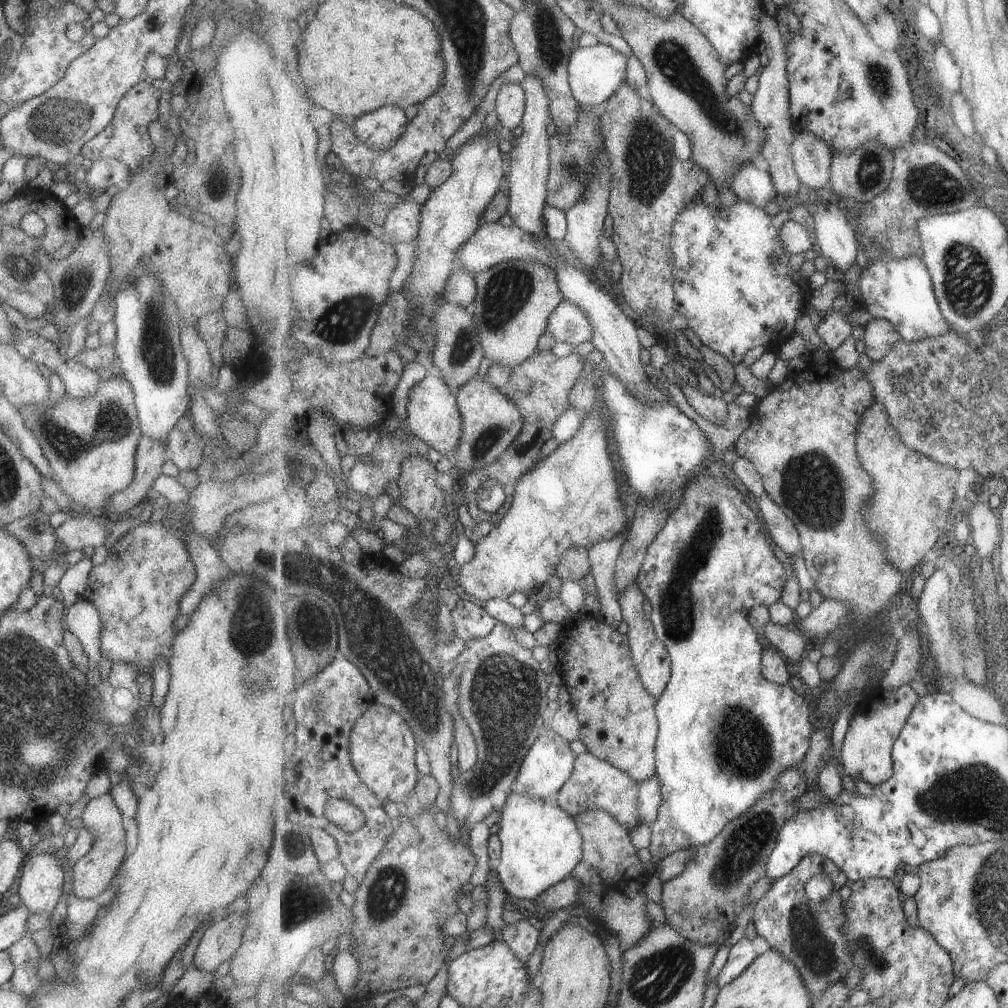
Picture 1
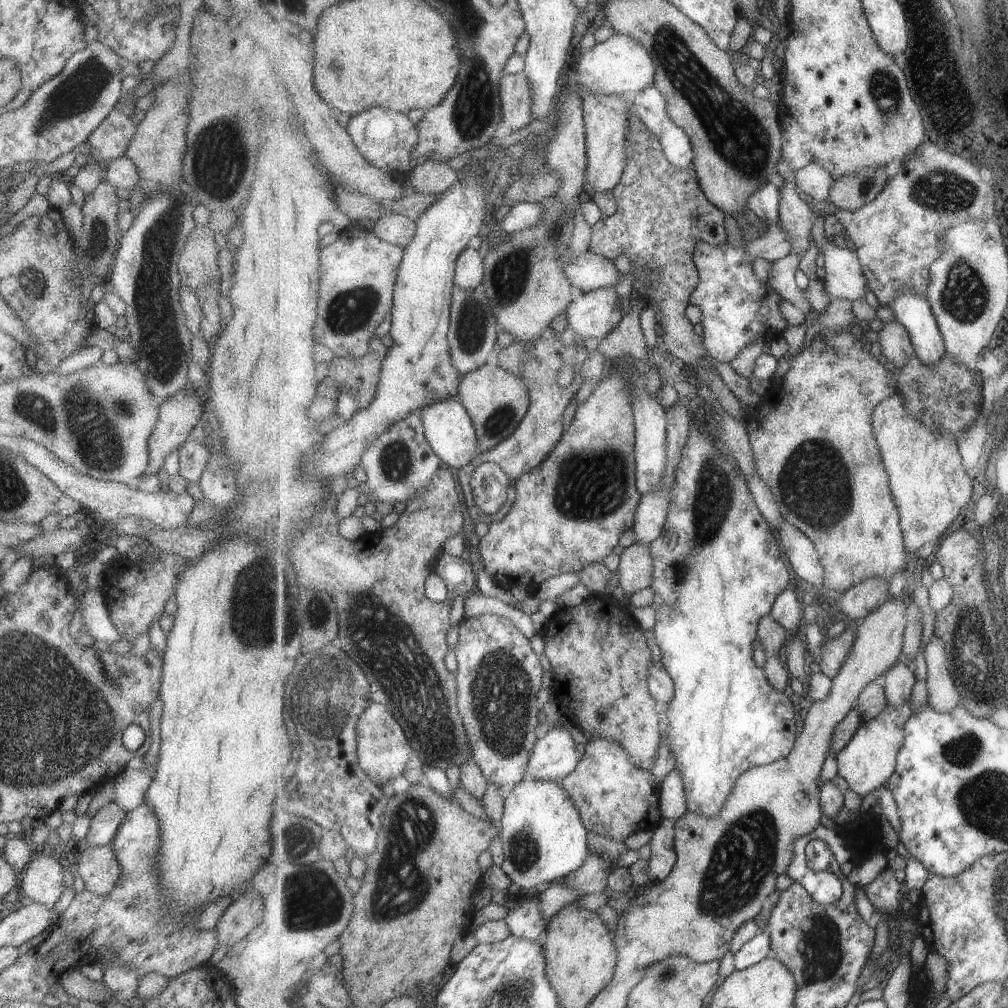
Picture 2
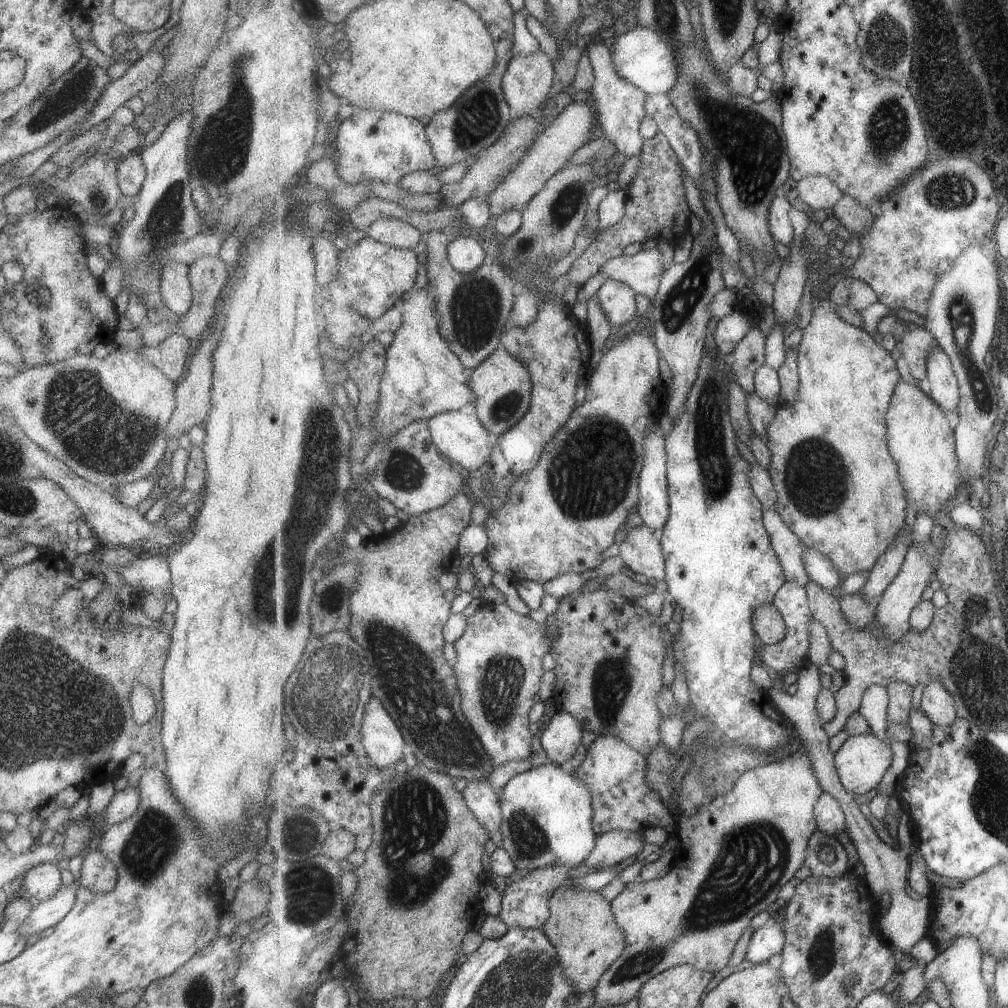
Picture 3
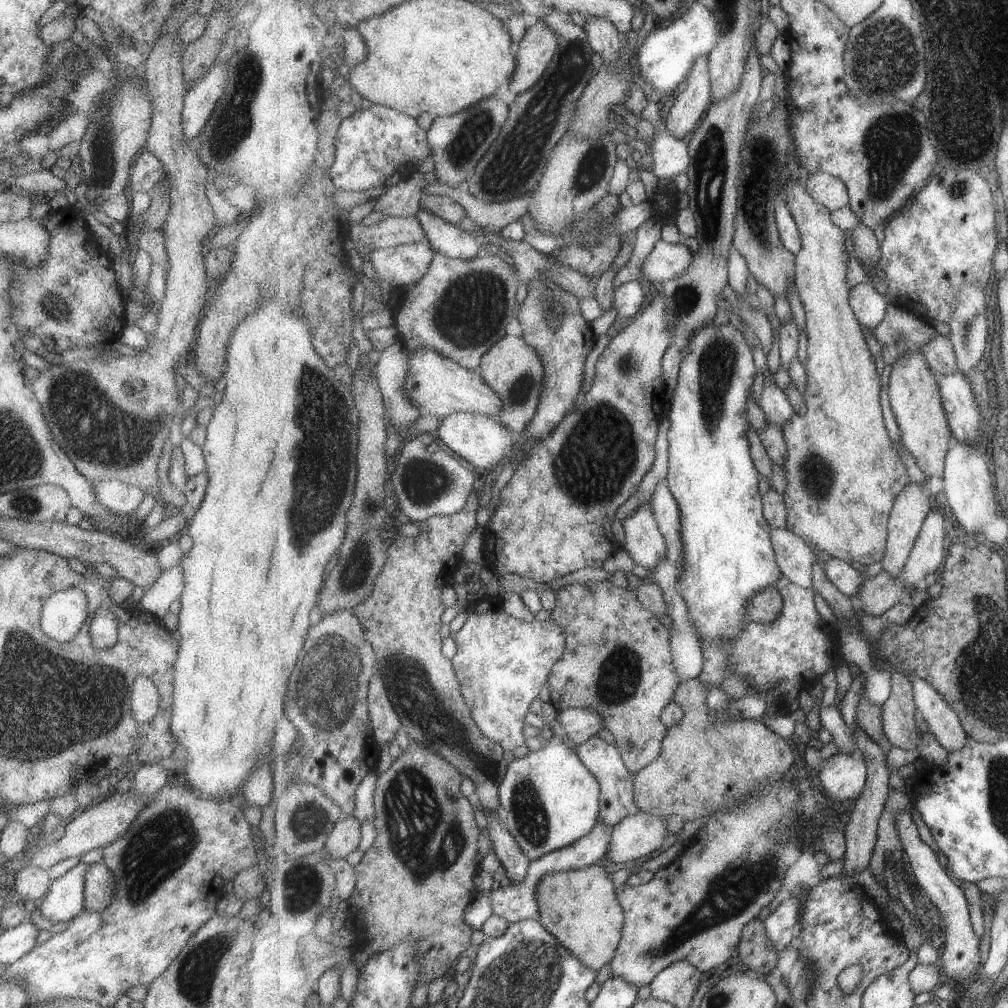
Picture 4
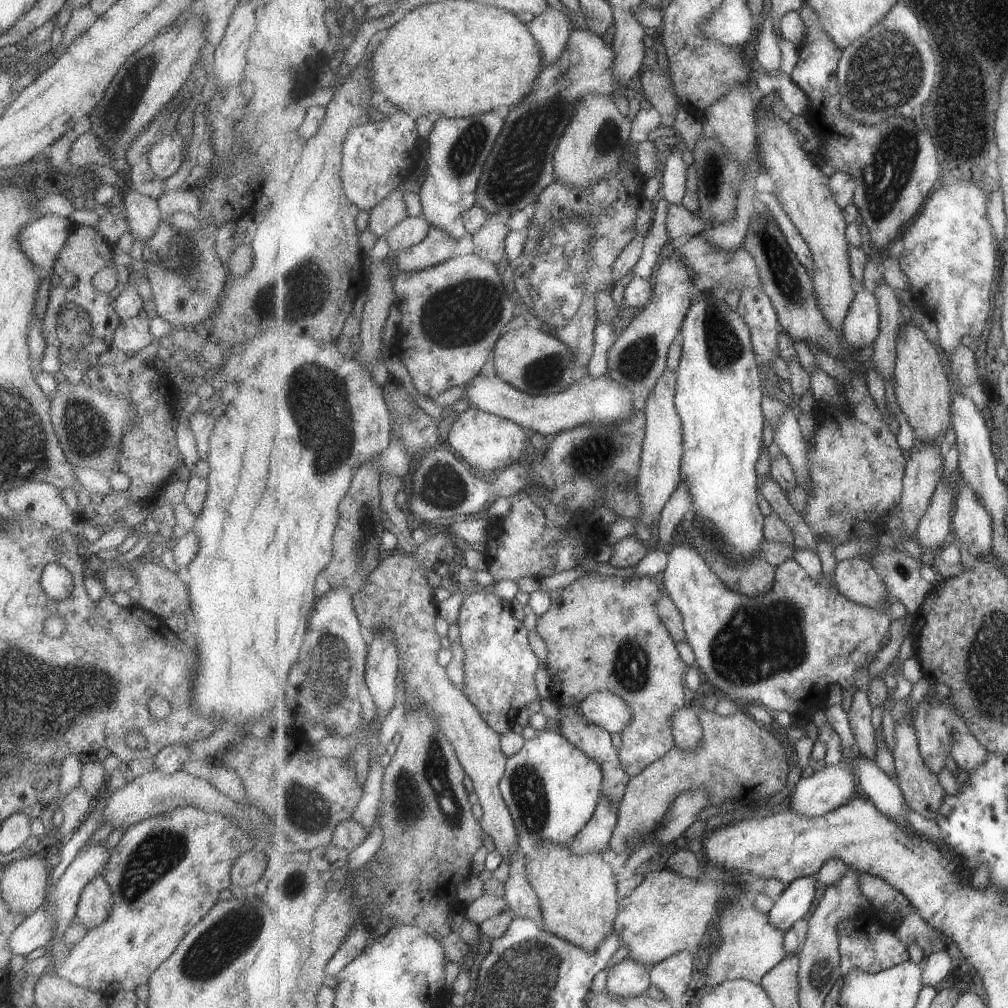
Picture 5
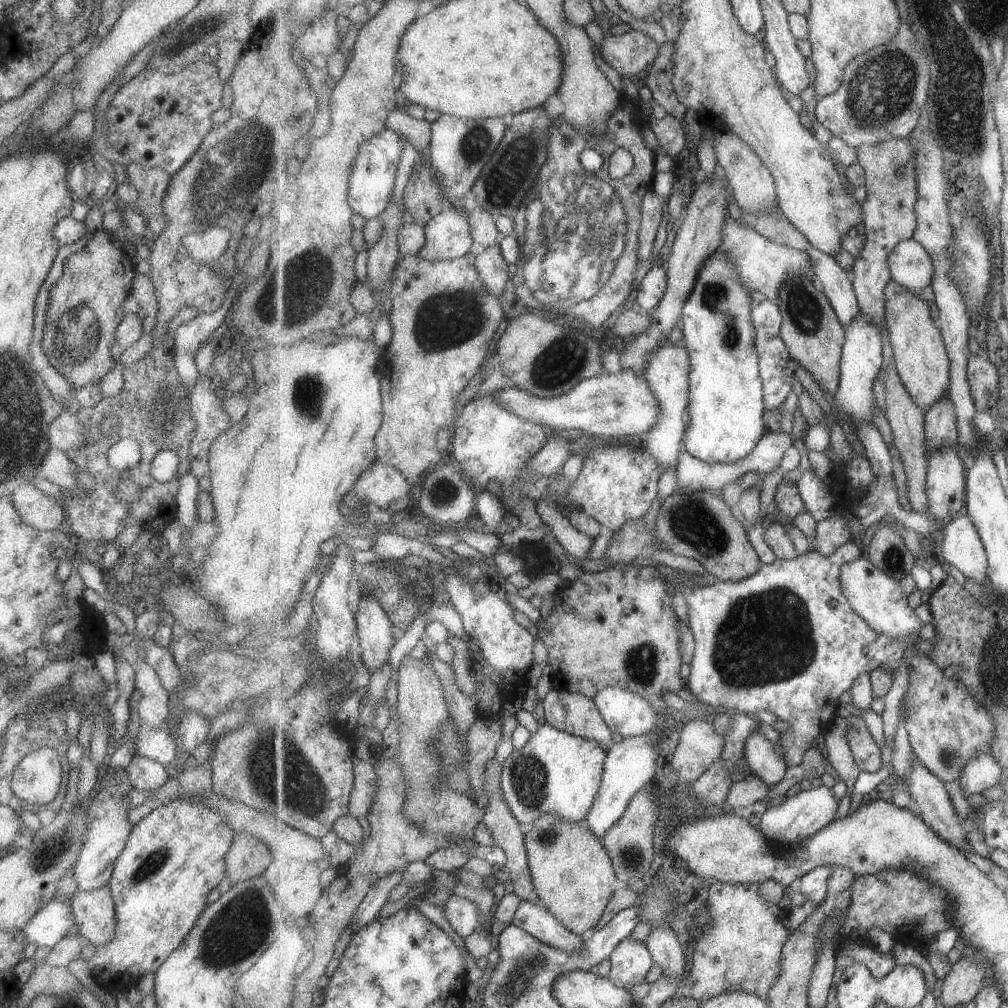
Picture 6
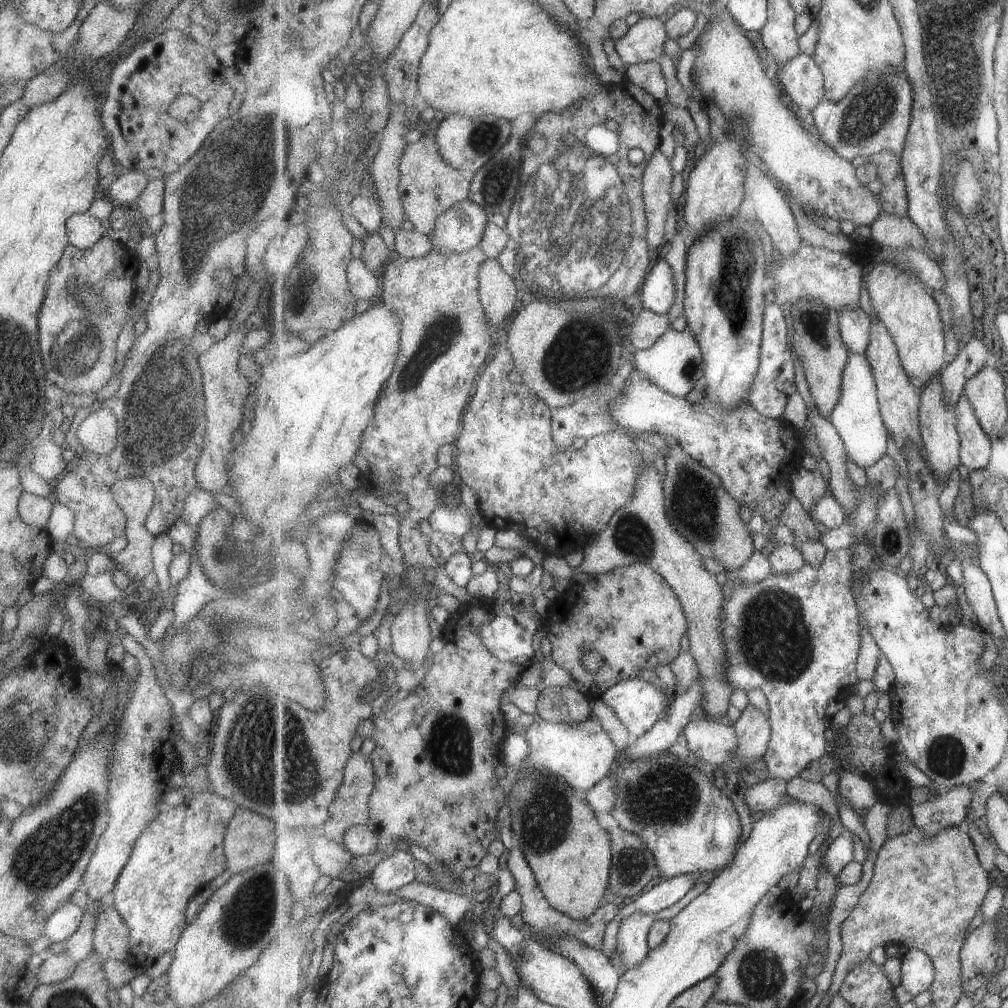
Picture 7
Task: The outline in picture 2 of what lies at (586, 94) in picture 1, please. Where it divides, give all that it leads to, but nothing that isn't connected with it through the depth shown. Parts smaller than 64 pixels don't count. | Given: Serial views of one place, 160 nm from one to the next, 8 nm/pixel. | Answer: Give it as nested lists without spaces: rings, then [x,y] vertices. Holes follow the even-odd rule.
[[[616,33],[605,42],[596,44],[593,48],[580,51],[575,54],[572,59],[574,64],[577,64],[577,83],[575,87],[579,90],[581,87],[601,94],[601,96],[621,96],[626,92],[639,93],[643,88],[654,85],[655,81],[655,64],[651,60],[649,52],[639,40],[627,36],[627,34]]]

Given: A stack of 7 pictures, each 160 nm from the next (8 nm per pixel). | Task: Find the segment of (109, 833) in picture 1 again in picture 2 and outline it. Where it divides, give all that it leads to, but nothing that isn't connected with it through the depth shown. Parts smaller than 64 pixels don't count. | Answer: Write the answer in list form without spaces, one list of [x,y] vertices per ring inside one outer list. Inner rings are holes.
[[[113,844],[84,848],[77,860],[77,876],[83,880],[85,890],[93,896],[105,896],[120,878],[120,862],[115,858]]]

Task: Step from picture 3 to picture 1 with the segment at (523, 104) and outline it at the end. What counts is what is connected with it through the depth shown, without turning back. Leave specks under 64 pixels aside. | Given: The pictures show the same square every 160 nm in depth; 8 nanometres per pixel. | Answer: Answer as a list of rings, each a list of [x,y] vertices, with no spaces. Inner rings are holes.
[[[505,82],[498,91],[495,111],[501,126],[515,132],[526,113],[526,92],[522,85]]]

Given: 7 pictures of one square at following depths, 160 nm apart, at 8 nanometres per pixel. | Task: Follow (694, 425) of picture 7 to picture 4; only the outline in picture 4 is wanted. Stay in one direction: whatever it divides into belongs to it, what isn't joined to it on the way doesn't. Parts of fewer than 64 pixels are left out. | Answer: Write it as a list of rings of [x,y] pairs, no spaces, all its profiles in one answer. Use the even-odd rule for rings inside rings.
[[[425,346],[408,353],[409,374],[405,380],[405,394],[421,410],[422,417],[431,415],[442,419],[457,412],[478,413],[494,418],[501,416],[503,398],[481,378],[478,370],[467,369]]]

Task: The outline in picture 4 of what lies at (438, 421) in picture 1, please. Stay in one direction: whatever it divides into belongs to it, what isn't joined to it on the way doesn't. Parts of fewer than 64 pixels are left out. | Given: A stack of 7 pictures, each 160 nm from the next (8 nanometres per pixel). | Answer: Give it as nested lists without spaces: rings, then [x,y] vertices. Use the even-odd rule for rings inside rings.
[[[457,412],[440,420],[436,435],[442,444],[453,450],[459,457],[467,460],[478,471],[485,471],[499,465],[499,462],[511,456],[515,435],[503,426],[499,418],[478,413]]]

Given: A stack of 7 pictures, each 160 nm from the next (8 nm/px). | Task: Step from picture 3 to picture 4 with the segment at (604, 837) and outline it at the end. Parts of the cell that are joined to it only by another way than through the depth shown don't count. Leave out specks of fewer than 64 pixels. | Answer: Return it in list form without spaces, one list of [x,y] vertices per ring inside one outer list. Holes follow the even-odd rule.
[[[648,813],[627,817],[613,826],[606,859],[614,866],[649,856],[663,846],[667,838],[667,822]]]

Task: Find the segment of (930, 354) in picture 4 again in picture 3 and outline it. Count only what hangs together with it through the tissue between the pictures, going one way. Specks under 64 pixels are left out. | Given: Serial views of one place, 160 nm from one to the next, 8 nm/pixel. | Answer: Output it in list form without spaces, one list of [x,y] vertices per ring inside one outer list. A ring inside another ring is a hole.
[[[913,326],[903,334],[903,338],[898,343],[909,372],[917,381],[923,381],[927,377],[929,352],[938,344],[935,336],[925,328]]]

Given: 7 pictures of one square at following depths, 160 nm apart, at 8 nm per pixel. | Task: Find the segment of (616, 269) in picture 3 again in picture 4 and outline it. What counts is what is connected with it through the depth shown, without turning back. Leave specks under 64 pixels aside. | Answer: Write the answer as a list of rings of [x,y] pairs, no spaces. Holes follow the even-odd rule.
[[[662,238],[658,240],[654,248],[640,268],[640,277],[637,281],[648,280],[650,283],[679,278],[685,268],[689,268],[693,262],[693,253],[685,244],[669,244]]]

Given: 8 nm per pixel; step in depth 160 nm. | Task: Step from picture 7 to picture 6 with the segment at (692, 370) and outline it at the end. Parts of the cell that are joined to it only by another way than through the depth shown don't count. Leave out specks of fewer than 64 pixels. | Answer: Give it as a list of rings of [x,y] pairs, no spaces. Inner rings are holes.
[[[665,342],[649,360],[647,366],[647,378],[657,402],[659,402],[659,418],[657,424],[648,431],[641,442],[646,452],[649,452],[663,470],[678,470],[679,460],[686,440],[688,420],[683,419],[683,412],[689,407],[689,372],[691,372],[691,358],[685,350],[685,345],[675,346],[671,342]]]

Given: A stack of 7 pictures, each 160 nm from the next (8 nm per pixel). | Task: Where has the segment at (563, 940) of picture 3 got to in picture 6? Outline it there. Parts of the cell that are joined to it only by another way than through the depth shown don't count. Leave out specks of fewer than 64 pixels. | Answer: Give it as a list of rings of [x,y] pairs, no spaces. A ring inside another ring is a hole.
[[[547,816],[526,833],[529,868],[534,880],[535,888],[541,898],[542,904],[554,916],[557,916],[559,922],[563,922],[571,932],[584,936],[585,933],[599,926],[607,906],[611,904],[615,890],[611,890],[613,882],[617,880],[614,862],[610,853],[603,844],[603,839],[597,838],[589,828],[585,826],[585,820],[582,822],[565,822],[561,816]]]

